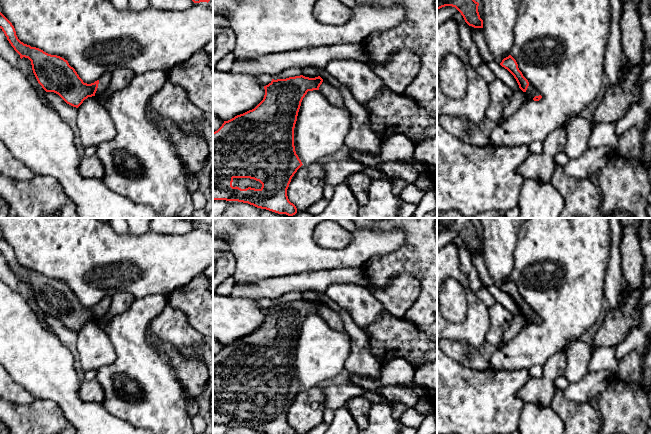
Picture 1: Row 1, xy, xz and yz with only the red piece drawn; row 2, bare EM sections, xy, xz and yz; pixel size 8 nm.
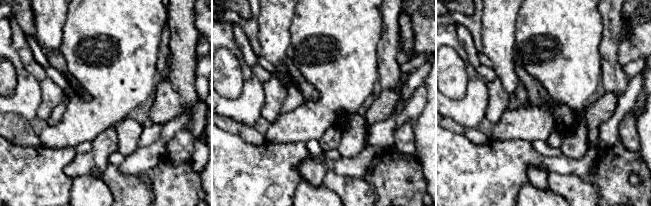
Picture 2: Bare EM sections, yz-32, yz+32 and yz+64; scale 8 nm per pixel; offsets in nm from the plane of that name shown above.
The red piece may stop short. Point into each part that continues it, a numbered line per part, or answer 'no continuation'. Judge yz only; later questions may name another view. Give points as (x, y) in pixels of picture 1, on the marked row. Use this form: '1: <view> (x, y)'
1: yz (531, 92)

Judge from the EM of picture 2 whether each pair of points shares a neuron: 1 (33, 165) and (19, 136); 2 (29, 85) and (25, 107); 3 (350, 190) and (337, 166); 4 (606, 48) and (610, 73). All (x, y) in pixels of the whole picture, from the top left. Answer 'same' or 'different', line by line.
1: different
2: same
3: different
4: same

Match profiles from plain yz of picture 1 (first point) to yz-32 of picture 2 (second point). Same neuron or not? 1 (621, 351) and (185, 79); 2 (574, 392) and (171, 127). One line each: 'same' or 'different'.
1: different
2: same

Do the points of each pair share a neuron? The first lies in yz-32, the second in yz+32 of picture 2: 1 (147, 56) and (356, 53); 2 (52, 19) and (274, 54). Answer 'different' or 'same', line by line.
1: same
2: same

